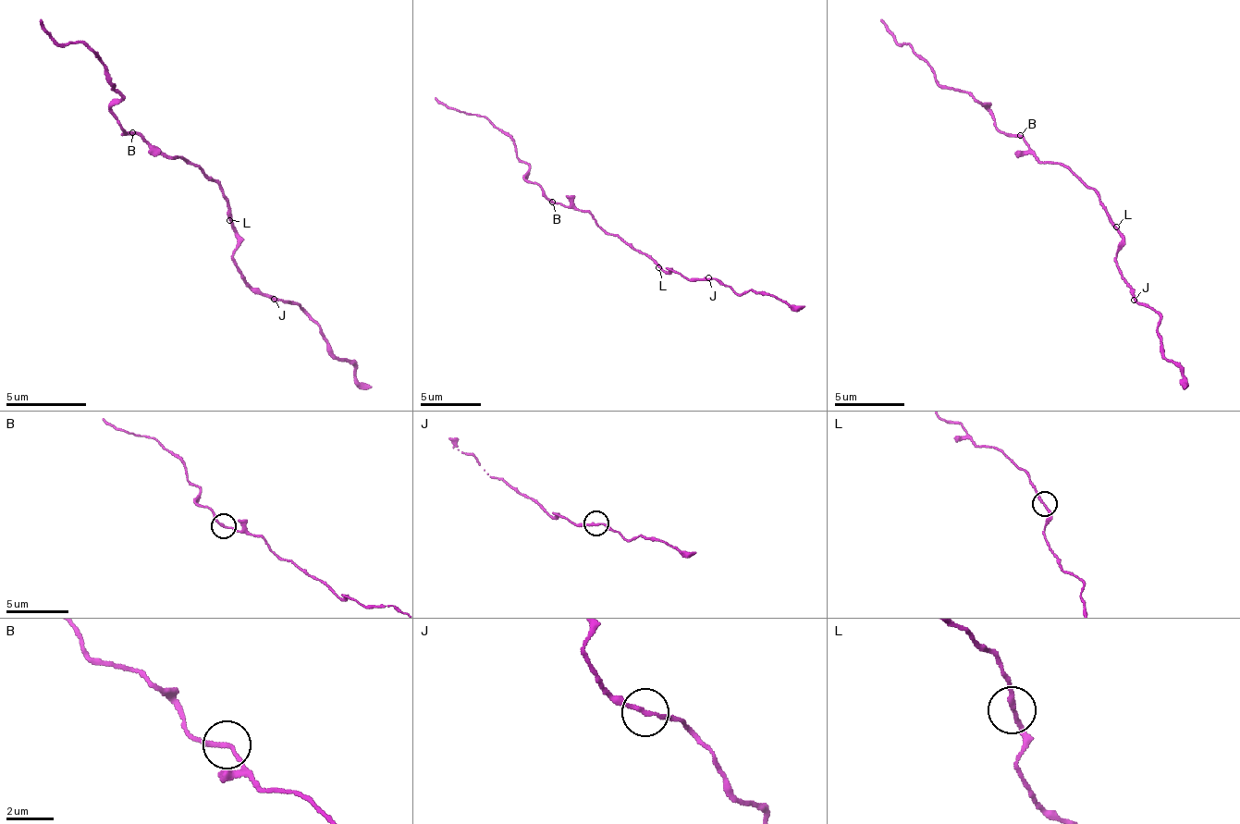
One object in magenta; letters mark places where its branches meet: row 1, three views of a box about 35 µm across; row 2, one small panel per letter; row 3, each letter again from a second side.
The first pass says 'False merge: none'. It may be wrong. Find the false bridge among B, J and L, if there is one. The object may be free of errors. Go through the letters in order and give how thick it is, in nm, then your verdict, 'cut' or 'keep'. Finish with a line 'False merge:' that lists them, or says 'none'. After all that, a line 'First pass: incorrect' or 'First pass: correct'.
B: 170 nm thick; keep
J: 170 nm thick; keep
L: 180 nm thick; keep
False merge: none
First pass: correct

